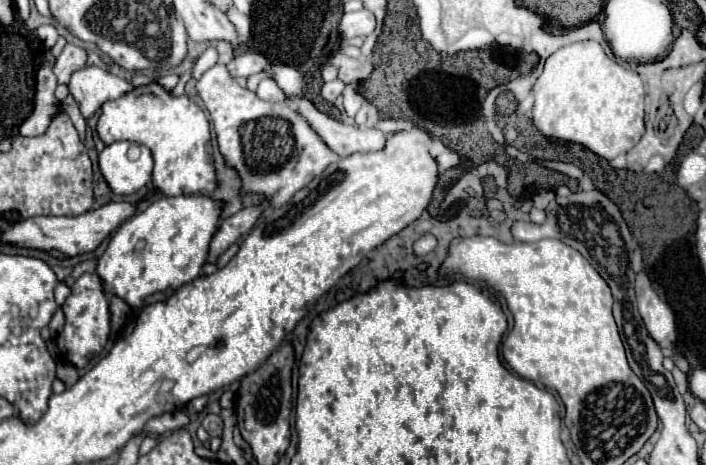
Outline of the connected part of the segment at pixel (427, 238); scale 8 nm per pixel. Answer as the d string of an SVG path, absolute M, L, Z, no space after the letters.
M424 234L414 242L414 254L416 256L426 256L436 248L436 238L432 234Z

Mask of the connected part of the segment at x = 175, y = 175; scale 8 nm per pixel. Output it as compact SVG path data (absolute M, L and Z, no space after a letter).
M158 82L134 88L128 94L102 104L96 132L104 144L124 138L148 146L154 156L152 184L166 196L212 192L216 188L210 124L202 108L186 98L186 94L174 96Z

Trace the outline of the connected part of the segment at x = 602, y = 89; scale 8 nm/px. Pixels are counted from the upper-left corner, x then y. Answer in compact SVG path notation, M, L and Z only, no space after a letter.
M576 42L564 46L546 58L544 70L538 76L534 88L534 108L532 108L532 122L534 126L548 138L558 138L564 142L576 142L584 148L592 150L600 158L612 160L618 154L626 154L644 134L644 84L642 78L614 62L606 56L604 48L594 42Z

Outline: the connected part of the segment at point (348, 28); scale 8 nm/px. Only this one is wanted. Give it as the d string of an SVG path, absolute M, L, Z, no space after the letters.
M366 8L358 10L358 12L344 12L342 20L340 20L340 36L342 38L366 38L372 30L376 28L376 20L374 14Z

